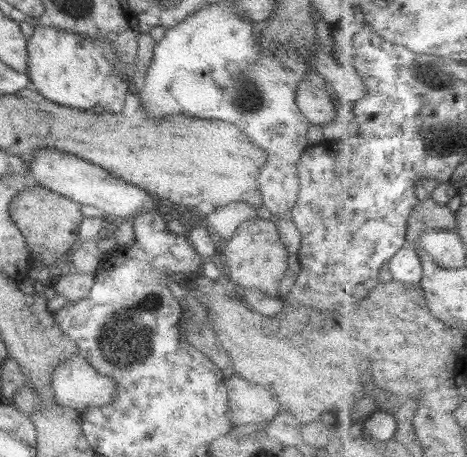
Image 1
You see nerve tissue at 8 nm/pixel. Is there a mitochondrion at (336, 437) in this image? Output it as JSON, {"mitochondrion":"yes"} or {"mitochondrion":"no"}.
{"mitochondrion":"no"}

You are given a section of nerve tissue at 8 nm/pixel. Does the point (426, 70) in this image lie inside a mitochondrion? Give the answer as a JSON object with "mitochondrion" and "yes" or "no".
{"mitochondrion":"yes"}

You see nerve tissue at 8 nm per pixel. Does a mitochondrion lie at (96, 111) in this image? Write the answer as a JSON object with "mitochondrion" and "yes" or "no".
{"mitochondrion":"no"}

